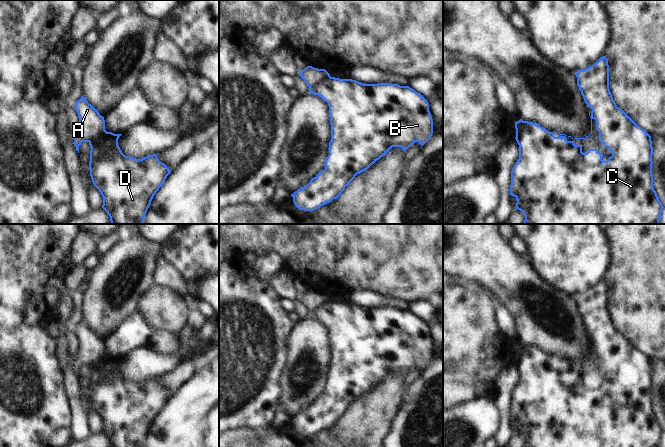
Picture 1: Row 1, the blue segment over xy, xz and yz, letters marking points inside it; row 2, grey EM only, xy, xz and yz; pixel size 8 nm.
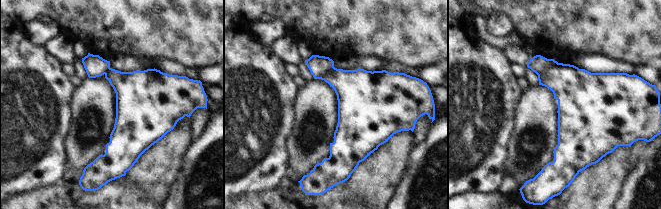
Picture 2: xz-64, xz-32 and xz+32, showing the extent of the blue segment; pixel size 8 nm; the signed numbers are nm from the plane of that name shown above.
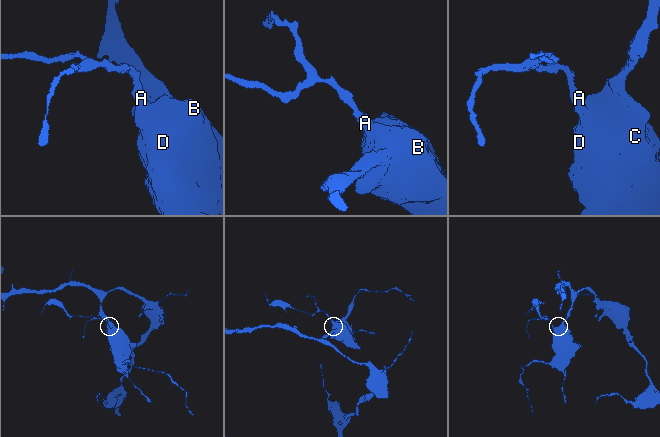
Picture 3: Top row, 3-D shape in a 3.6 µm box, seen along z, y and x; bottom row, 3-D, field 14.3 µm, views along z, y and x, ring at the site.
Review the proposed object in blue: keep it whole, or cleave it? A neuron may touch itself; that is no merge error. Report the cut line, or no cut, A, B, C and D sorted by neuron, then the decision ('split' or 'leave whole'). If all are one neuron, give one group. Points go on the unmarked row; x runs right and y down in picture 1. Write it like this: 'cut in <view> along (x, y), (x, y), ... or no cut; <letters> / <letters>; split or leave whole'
cut in xz along (329, 299), (309, 312); A / B C D; split

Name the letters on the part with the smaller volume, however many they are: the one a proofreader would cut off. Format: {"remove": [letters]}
{"remove": ["A"]}

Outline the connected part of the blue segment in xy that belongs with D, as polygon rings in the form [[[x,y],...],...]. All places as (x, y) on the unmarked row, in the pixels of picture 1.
[[[105,354],[96,363],[89,365],[90,400],[103,421],[102,432],[109,439],[111,447],[144,447],[145,438],[154,419],[164,408],[171,394],[159,385],[157,378],[142,383],[125,380],[118,369],[121,359]]]

